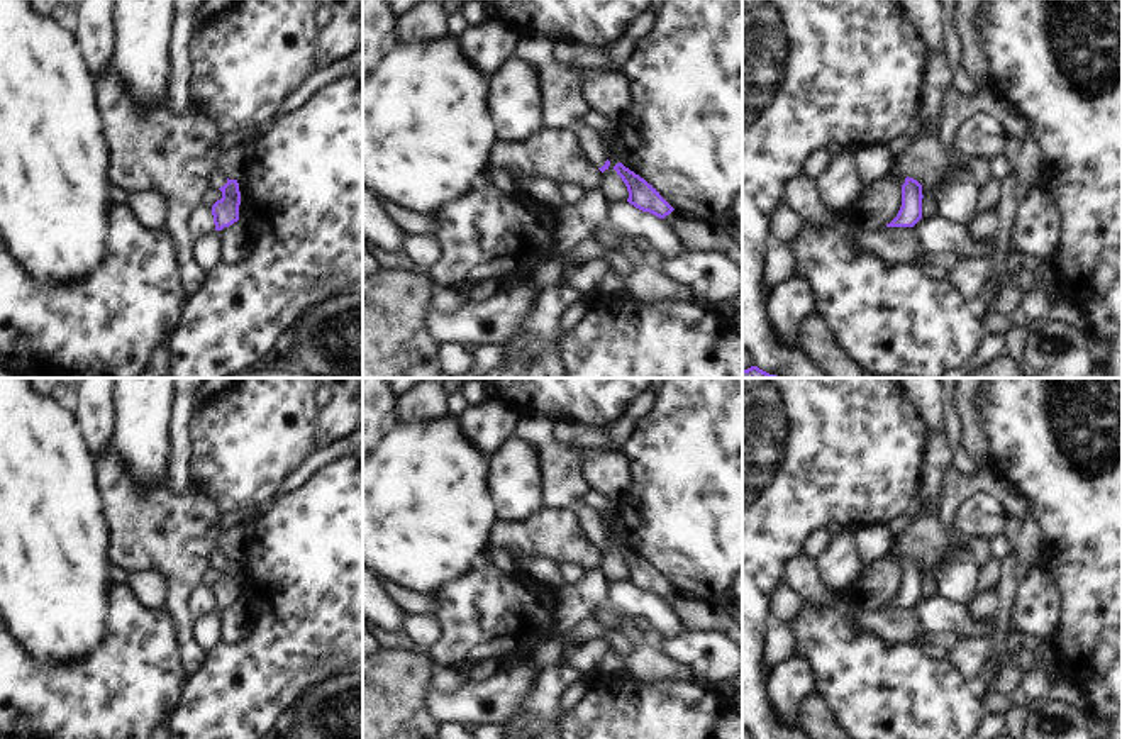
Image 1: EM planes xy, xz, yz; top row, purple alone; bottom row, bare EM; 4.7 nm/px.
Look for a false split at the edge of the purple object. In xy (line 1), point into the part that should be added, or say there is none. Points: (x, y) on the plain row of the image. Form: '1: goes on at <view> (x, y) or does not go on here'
1: goes on at xy (217, 558)

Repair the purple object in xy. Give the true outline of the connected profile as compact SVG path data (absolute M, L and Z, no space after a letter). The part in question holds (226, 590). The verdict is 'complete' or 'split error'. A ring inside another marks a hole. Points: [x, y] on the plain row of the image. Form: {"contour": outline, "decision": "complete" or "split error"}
{"contour": "M219 547L210 553L210 566L222 571L222 578L212 585L215 610L239 600L241 571L237 559L229 559Z", "decision": "split error"}

